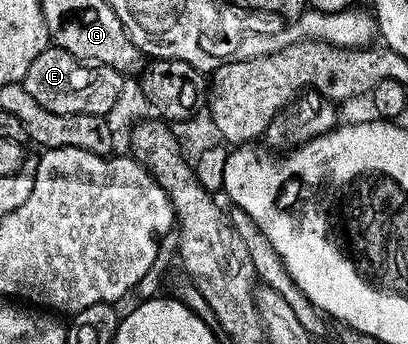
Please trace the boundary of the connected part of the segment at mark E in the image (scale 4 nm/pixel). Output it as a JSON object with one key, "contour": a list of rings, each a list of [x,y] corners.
{"contour":[[[50,46],[31,62],[31,70],[27,70],[23,86],[31,98],[43,110],[51,110],[51,114],[91,114],[108,117],[109,111],[117,104],[121,96],[121,87],[126,77],[111,67],[90,66],[77,60],[67,50]]]}

